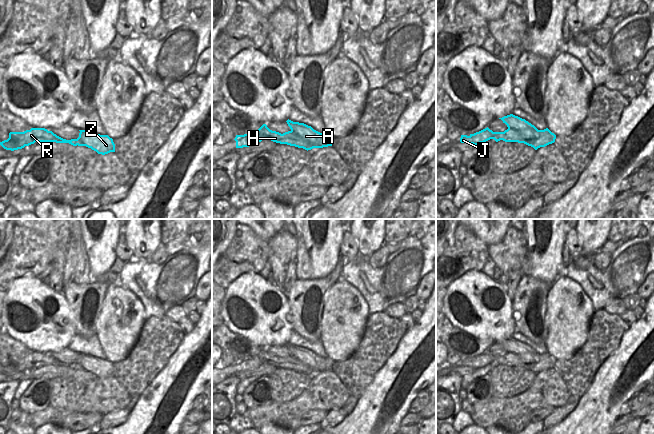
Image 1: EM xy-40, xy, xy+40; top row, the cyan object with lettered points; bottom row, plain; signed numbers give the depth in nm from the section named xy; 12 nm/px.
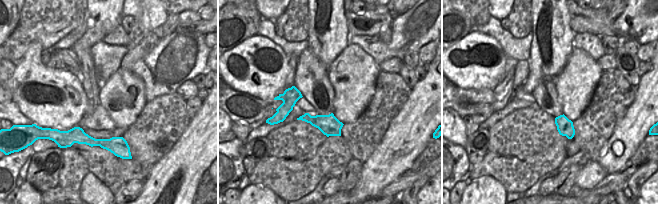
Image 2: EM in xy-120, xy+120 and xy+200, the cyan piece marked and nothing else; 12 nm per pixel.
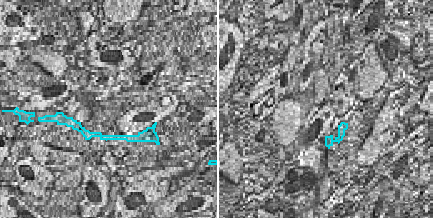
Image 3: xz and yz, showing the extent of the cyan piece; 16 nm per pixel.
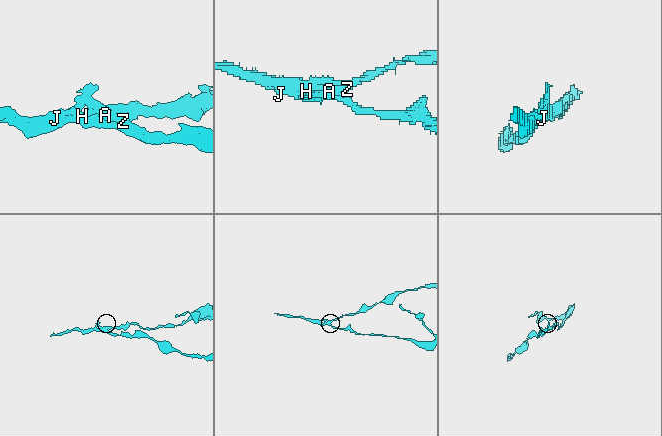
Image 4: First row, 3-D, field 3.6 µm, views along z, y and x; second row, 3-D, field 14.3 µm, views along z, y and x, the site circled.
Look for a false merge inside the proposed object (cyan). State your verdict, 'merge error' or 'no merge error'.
merge error

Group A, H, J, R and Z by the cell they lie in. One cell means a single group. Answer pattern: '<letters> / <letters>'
A Z / H J R

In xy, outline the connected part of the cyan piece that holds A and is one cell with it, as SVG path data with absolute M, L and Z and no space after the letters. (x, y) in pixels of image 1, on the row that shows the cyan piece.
M291 120L286 121L291 131L301 136L301 146L305 150L311 150L313 148L323 148L332 146L333 136L329 133L322 134L314 130L311 126L304 123L293 122Z

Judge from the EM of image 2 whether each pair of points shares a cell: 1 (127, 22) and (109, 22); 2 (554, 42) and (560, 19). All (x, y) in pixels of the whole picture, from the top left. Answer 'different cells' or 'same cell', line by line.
1: different cells
2: same cell

